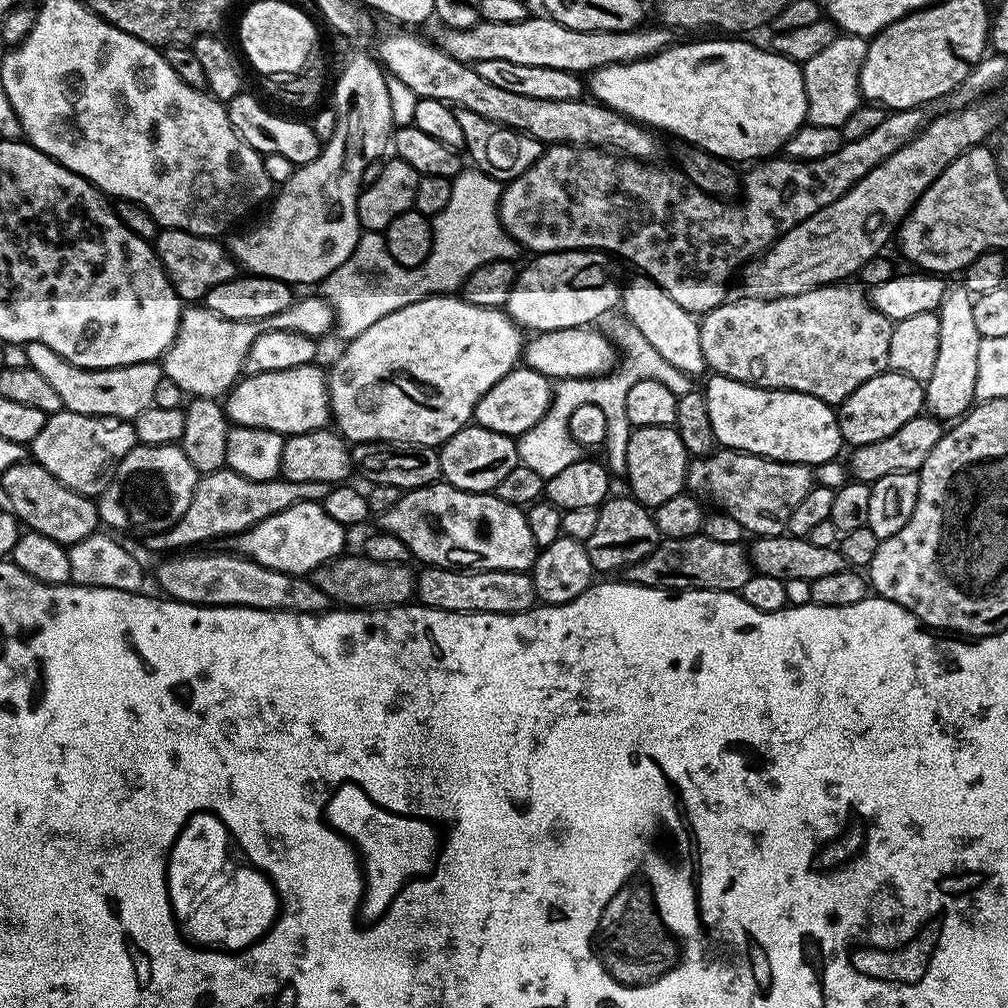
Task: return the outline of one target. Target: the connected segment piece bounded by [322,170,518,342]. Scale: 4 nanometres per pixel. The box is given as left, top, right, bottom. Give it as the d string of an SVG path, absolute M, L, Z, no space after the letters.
M479 170L461 171L460 175L452 180L452 200L446 202L446 210L434 220L434 245L426 262L422 262L417 268L407 268L394 258L390 258L388 248L384 244L384 237L380 234L364 234L354 246L350 258L338 266L338 270L331 272L322 281L322 295L328 301L328 305L334 310L336 326L335 335L341 336L341 341L347 342L354 339L362 330L374 326L378 318L386 318L394 310L402 310L402 306L410 306L427 296L452 294L457 291L459 285L464 283L465 278L478 266L495 260L517 259L518 245L508 231L500 225L500 193L501 181L488 176Z

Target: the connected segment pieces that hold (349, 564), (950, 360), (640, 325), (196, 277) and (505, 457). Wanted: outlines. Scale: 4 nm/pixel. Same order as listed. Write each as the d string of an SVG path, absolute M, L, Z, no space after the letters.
M341 554L318 566L310 574L311 582L326 594L329 602L348 610L370 608L395 608L407 604L416 591L416 572L408 564L387 564L374 562L363 554L348 556Z
M949 287L938 309L938 358L934 362L934 374L930 374L924 384L924 403L931 415L944 422L963 417L976 400L974 382L978 380L978 346L982 337L978 334L978 326L974 326L973 299L965 287Z
M636 274L629 284L621 287L619 307L624 308L623 319L636 327L638 334L642 334L642 338L646 338L646 342L650 342L650 346L654 346L654 350L658 350L658 354L670 362L670 366L693 378L705 375L700 321L693 313L682 310L682 306L678 306L678 302L674 302L674 298L670 298L662 286L648 276Z
M177 228L163 229L154 241L156 257L160 260L168 281L176 287L181 301L200 302L218 282L226 282L237 275L238 265L227 247L219 239L210 236L195 236Z
M469 426L458 430L438 448L440 454L440 475L447 483L452 484L455 488L461 488L464 492L492 492L514 470L514 466L520 463L520 455L516 449L516 440L506 434L498 434L494 430L486 430L479 426Z

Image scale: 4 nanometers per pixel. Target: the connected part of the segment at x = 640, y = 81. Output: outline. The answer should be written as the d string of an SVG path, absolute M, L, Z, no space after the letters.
M696 38L693 44L680 44L680 42L673 43L671 48L665 48L663 52L660 52L656 56L651 56L650 58L646 58L645 60L635 60L634 62L630 62L629 64L611 64L610 66L606 66L605 68L597 68L595 72L591 73L590 76L590 96L591 99L605 104L608 108L612 108L615 112L621 112L623 116L629 116L632 120L635 120L637 124L645 125L653 130L659 130L661 128L664 132L673 132L674 135L677 136L678 139L684 140L685 145L695 146L698 148L705 148L707 152L710 154L714 154L715 156L721 156L722 159L727 160L729 162L737 162L736 160L752 160L748 162L756 162L761 158L771 157L773 154L779 153L781 149L783 149L784 144L788 139L794 135L794 133L799 130L799 128L806 123L808 119L808 107L806 106L806 90L804 89L804 70L801 65L797 64L796 61L791 60L790 58L786 58L785 56L780 56L777 52L769 50L767 47L764 48L755 48L752 44L747 44L747 39L744 38L712 38L716 40L704 40L708 38Z

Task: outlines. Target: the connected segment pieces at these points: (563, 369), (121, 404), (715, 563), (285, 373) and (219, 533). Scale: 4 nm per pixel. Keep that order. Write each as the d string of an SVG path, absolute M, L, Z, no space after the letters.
M592 326L550 330L529 335L524 341L523 367L538 370L538 374L553 382L562 380L590 380L607 376L618 363L618 349L607 335Z
M30 342L24 345L24 349L28 367L38 370L40 377L58 393L58 398L62 398L64 408L69 412L133 421L142 410L153 405L154 390L162 375L159 363L147 360L117 368L79 368L50 350L50 346L42 346L42 342Z
M706 535L691 536L681 540L664 540L646 558L628 565L623 569L622 576L629 584L646 586L647 588L671 588L678 592L687 592L690 588L709 588L711 592L739 593L746 582L754 574L752 559L748 556L748 549L743 543L714 542L714 538Z
M315 363L298 366L294 370L274 370L266 374L245 375L236 381L223 401L224 413L233 425L241 428L261 428L274 430L281 436L297 436L307 432L318 432L329 423L330 409L328 406L328 378L325 369L316 368Z
M227 466L219 468L217 472L205 472L197 479L196 489L190 498L190 506L186 506L186 514L182 514L182 518L178 518L178 522L174 522L174 526L170 526L161 532L145 535L143 537L144 544L152 552L172 554L177 550L192 550L197 546L207 545L204 544L207 540L220 540L223 536L235 538L250 526L270 518L274 514L285 512L287 508L298 502L306 502L307 500L323 502L326 494L330 494L332 487L333 485L326 482L290 482L283 478L258 482L250 478L242 478L242 474L232 471Z

